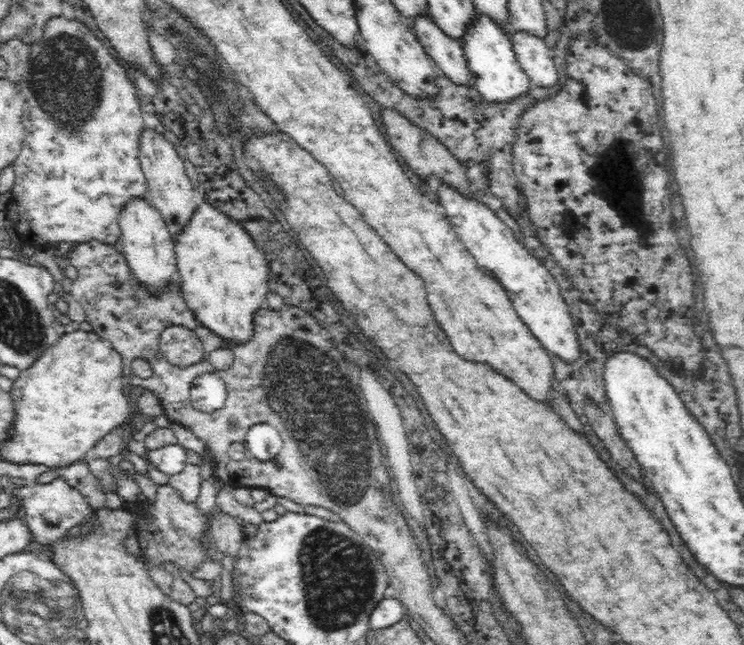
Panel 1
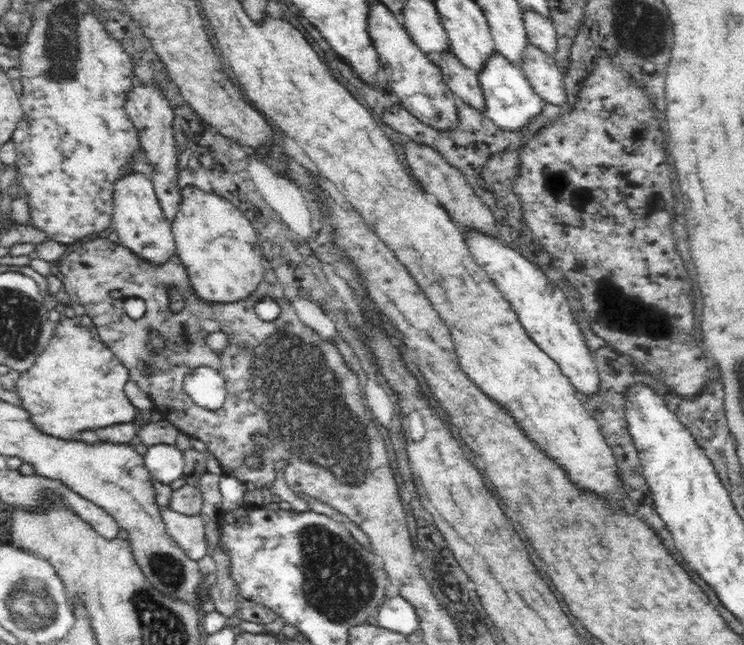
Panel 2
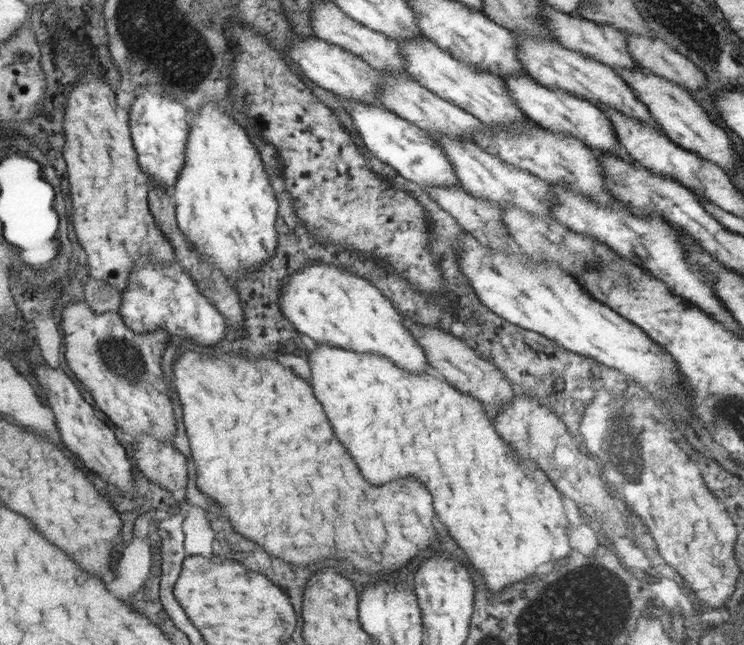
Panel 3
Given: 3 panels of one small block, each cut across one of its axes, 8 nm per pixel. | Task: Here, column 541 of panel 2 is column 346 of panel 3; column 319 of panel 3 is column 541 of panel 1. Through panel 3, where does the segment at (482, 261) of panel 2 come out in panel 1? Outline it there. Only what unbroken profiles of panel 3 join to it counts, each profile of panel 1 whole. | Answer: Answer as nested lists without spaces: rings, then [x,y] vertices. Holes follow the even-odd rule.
[[[440,184],[436,188],[440,203],[452,230],[460,237],[463,246],[475,258],[479,268],[487,271],[502,285],[518,316],[546,350],[564,359],[574,361],[579,357],[579,340],[573,318],[561,295],[558,283],[541,260],[527,251],[514,236],[513,230],[487,205],[466,195],[457,187]]]

